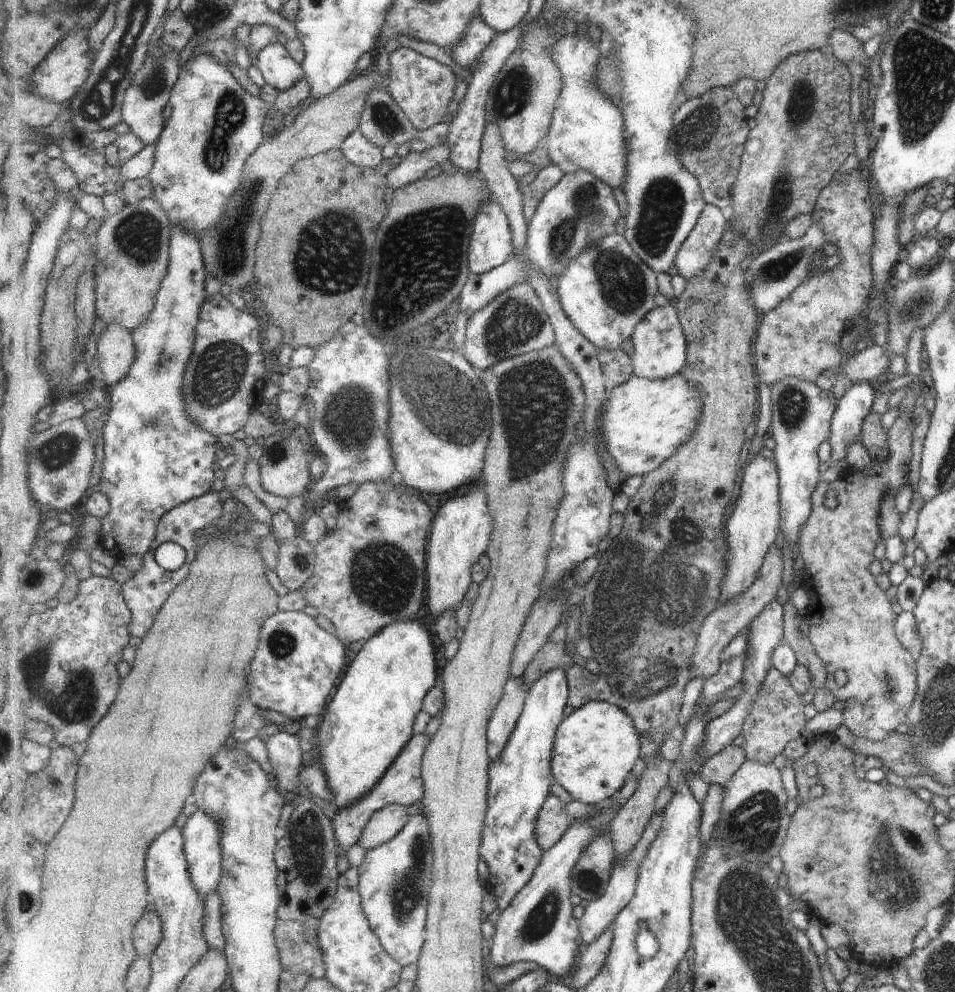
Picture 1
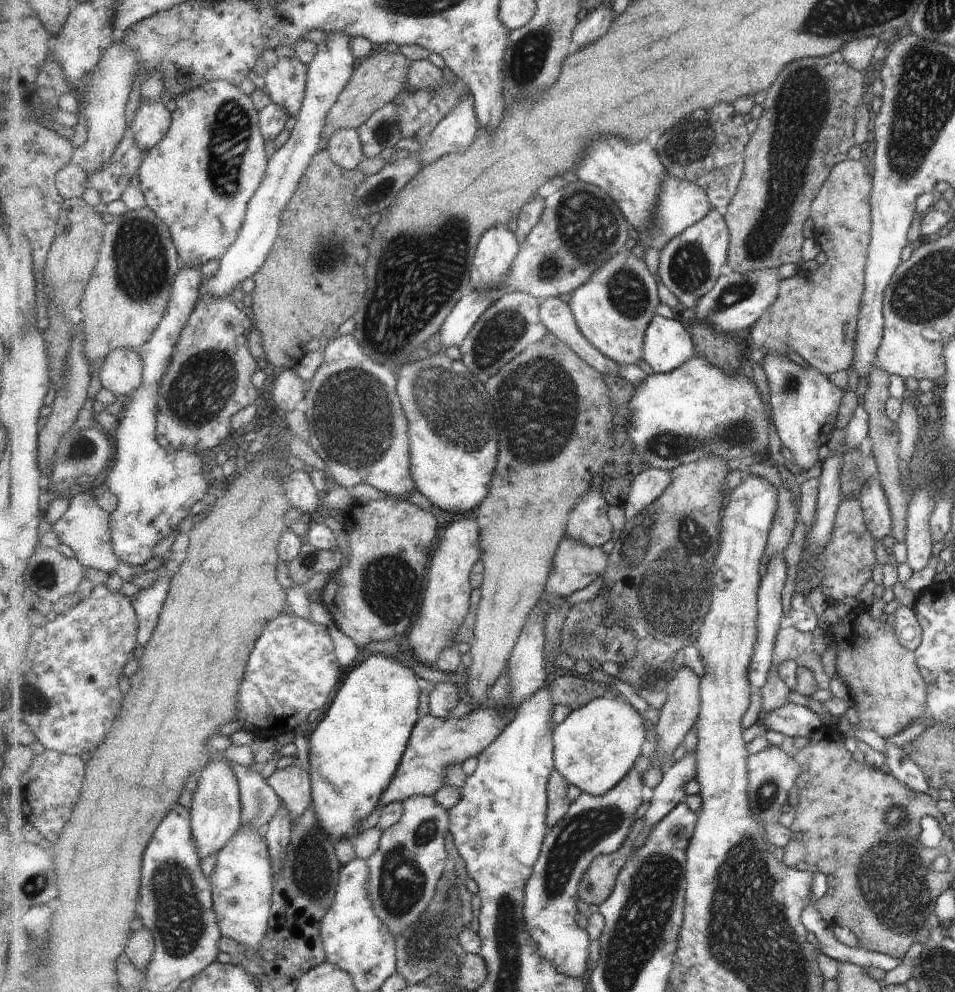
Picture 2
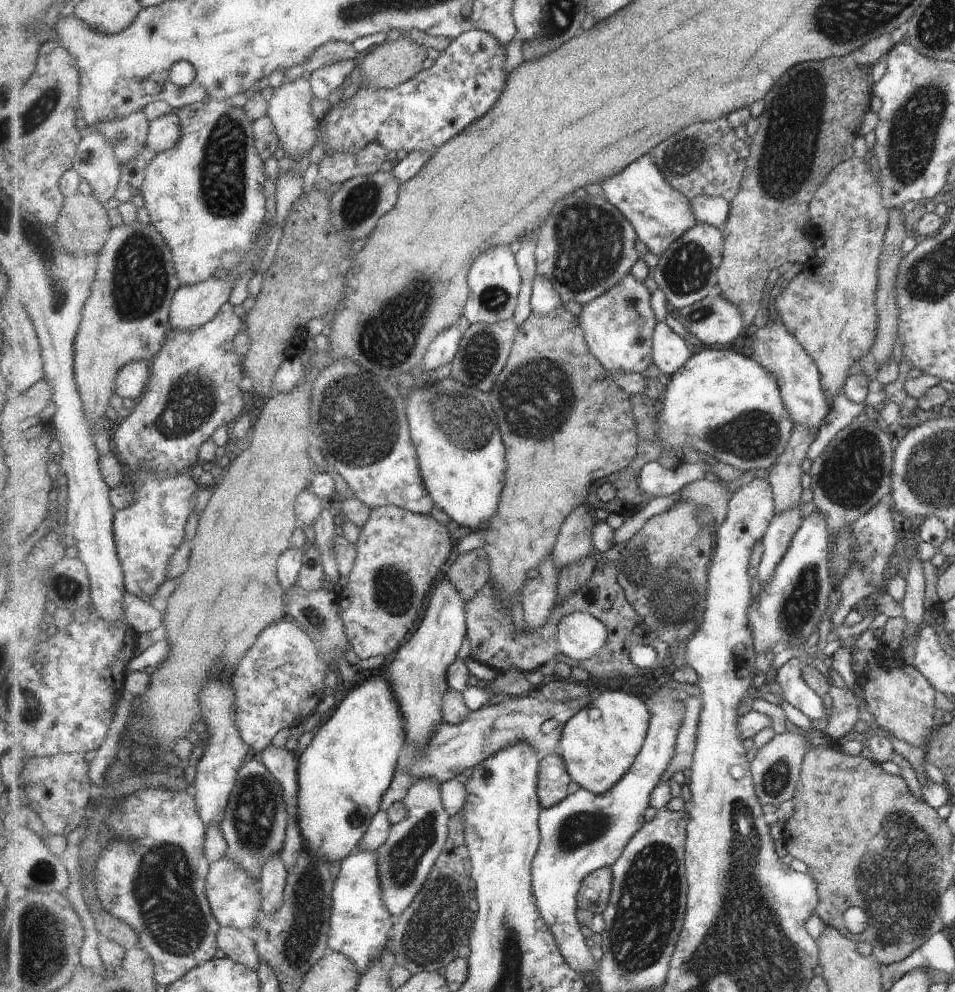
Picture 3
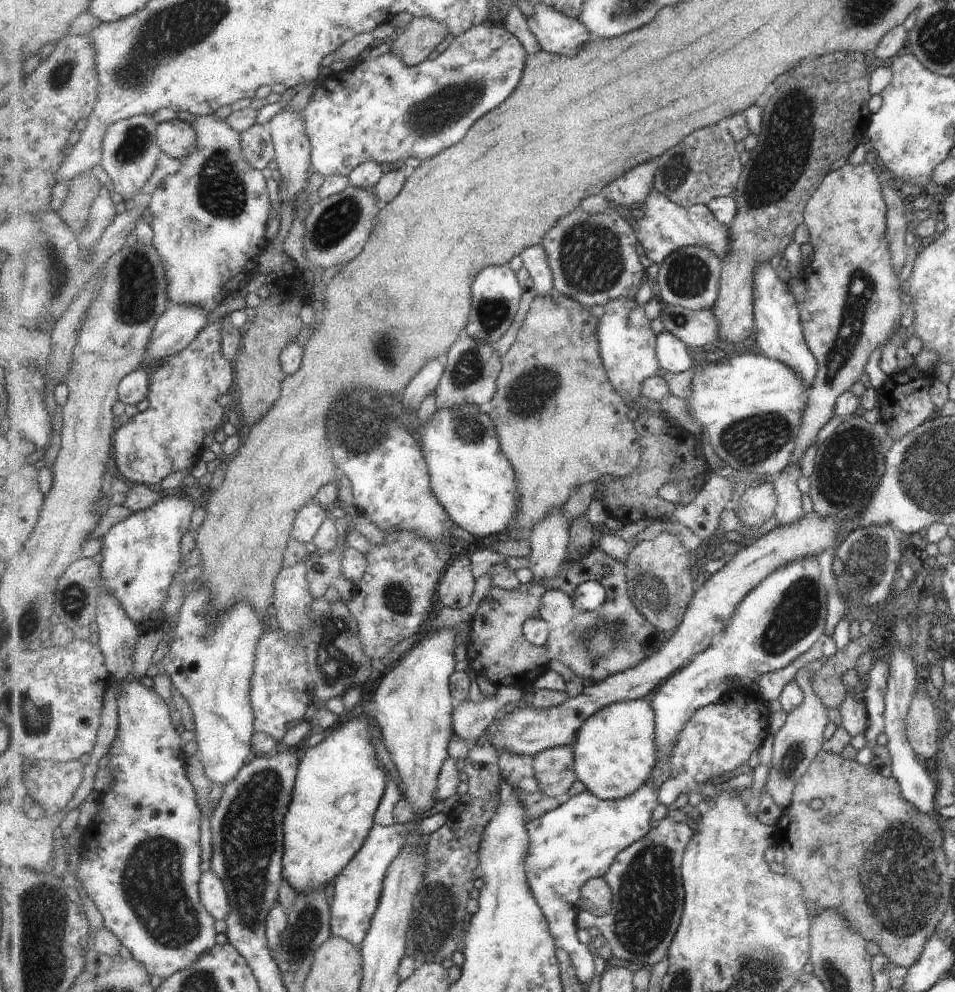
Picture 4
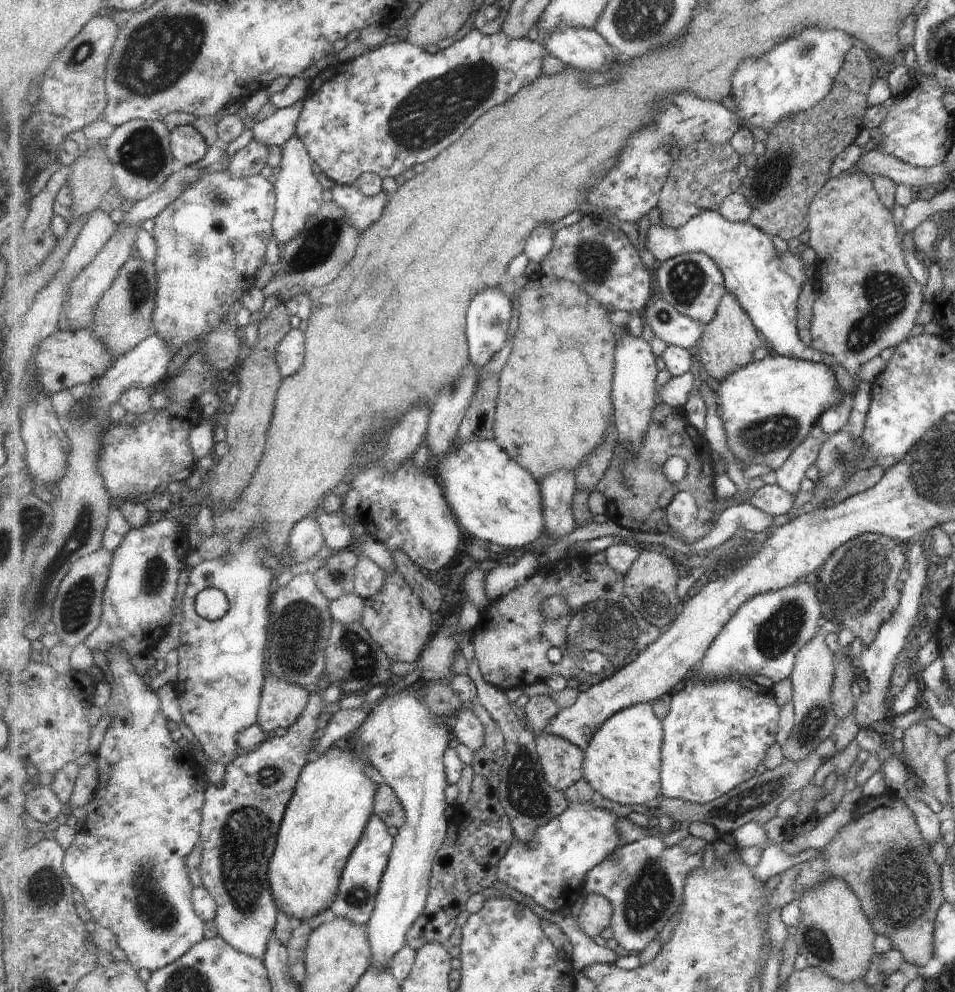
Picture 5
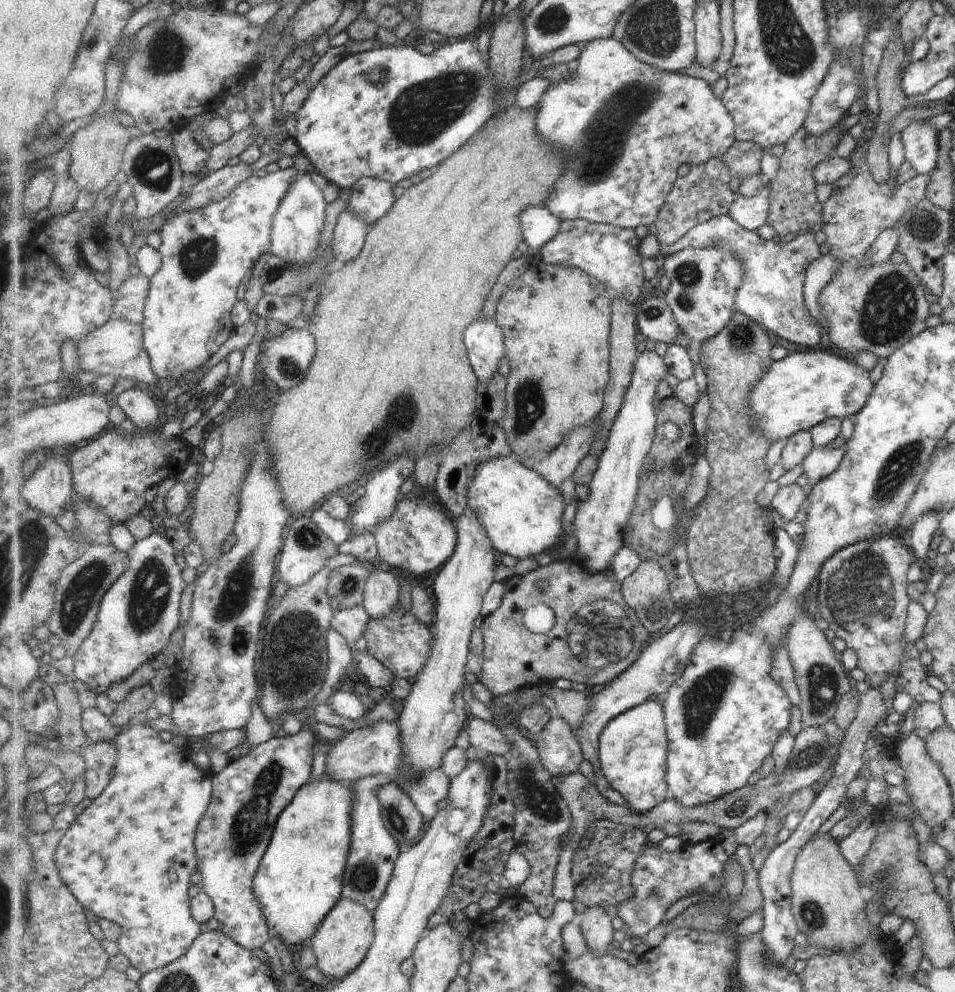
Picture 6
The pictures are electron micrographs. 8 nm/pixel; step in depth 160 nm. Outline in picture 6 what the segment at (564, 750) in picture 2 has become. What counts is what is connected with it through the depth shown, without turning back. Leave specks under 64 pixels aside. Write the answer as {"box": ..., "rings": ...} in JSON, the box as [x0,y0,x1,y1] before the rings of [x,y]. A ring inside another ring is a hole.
{"box":[597,698,669,815],"rings":[[[651,698],[616,716],[604,728],[600,736],[600,762],[597,769],[627,799],[627,806],[637,814],[645,815],[669,800],[668,748],[664,705]]]}

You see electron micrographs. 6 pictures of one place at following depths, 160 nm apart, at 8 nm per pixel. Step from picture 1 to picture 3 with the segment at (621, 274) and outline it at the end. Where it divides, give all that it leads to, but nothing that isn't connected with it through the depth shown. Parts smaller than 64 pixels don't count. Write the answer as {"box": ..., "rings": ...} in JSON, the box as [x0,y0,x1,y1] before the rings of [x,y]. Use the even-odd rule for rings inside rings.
{"box":[580,274,658,375],"rings":[[[631,274],[626,275],[616,287],[586,304],[580,317],[591,352],[610,375],[643,373],[654,362],[653,335],[658,321],[651,308],[651,294],[647,286]]]}

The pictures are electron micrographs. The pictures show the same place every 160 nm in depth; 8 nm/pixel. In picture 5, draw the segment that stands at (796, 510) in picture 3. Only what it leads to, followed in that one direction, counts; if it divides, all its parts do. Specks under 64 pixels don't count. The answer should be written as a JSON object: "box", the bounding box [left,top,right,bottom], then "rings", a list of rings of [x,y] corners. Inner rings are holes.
{"box":[775,424,826,496],"rings":[[[815,424],[807,438],[795,448],[793,454],[785,461],[785,464],[775,472],[776,482],[793,496],[801,490],[801,479],[804,478],[805,470],[815,463],[821,443],[826,438],[822,428]]]}

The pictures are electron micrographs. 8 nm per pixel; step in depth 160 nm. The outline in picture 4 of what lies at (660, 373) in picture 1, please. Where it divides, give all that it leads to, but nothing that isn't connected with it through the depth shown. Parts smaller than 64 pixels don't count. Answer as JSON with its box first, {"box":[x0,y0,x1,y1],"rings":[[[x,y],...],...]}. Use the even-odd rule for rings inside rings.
{"box":[656,331,696,372],"rings":[[[667,331],[659,334],[656,353],[662,368],[669,372],[687,372],[696,365],[691,354],[689,354],[689,347],[674,334]]]}

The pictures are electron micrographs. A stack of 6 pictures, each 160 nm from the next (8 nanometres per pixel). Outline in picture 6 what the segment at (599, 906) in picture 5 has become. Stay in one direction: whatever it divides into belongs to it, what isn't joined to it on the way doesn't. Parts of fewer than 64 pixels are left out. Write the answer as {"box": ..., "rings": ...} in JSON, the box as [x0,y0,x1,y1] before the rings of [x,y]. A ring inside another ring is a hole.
{"box":[578,907,615,956],"rings":[[[591,907],[585,908],[578,920],[590,950],[599,956],[609,954],[607,948],[613,944],[615,932],[612,917],[602,908]]]}

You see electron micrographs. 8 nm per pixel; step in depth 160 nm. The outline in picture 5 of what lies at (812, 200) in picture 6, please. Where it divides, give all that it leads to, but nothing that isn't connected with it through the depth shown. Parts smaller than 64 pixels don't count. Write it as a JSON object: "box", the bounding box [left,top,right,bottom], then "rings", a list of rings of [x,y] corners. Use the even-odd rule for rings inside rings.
{"box":[741,44,872,241],"rings":[[[855,44],[849,50],[841,71],[835,76],[832,90],[815,107],[786,119],[769,131],[764,155],[748,171],[741,192],[752,204],[754,211],[749,223],[753,223],[771,238],[778,235],[788,241],[799,238],[807,228],[805,212],[815,193],[827,180],[827,170],[837,152],[841,152],[861,130],[866,96],[872,85],[868,50]]]}

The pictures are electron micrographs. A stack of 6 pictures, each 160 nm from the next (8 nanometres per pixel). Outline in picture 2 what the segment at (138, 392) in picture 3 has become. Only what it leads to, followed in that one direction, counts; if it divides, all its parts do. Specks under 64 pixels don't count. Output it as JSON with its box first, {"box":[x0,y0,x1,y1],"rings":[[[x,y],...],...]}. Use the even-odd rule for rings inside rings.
{"box":[99,349,144,399],"rings":[[[117,349],[105,359],[99,380],[118,399],[129,398],[143,384],[144,360],[138,351]]]}

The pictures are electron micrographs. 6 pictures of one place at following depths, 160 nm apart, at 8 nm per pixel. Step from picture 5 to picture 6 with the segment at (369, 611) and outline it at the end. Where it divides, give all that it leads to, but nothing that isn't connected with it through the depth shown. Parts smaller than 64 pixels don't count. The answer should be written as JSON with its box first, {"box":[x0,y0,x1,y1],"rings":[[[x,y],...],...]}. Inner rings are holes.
{"box":[363,604,434,678],"rings":[[[399,604],[396,610],[384,619],[371,619],[363,636],[364,649],[380,661],[395,677],[417,678],[428,663],[434,647],[429,627],[416,615],[405,612]]]}

